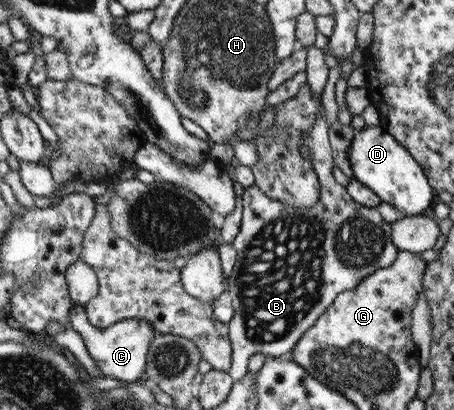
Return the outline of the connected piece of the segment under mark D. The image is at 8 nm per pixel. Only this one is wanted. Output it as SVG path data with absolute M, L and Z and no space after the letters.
M366 125L355 131L354 138L348 149L353 175L364 186L372 189L382 200L392 204L405 216L423 214L428 207L436 202L437 192L429 185L419 162L381 126Z

